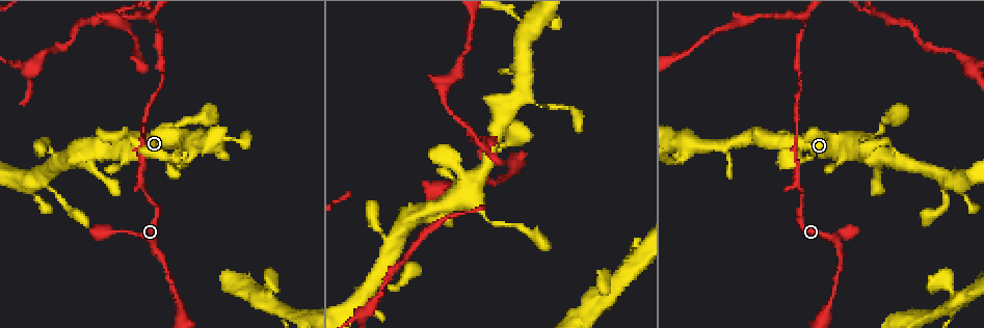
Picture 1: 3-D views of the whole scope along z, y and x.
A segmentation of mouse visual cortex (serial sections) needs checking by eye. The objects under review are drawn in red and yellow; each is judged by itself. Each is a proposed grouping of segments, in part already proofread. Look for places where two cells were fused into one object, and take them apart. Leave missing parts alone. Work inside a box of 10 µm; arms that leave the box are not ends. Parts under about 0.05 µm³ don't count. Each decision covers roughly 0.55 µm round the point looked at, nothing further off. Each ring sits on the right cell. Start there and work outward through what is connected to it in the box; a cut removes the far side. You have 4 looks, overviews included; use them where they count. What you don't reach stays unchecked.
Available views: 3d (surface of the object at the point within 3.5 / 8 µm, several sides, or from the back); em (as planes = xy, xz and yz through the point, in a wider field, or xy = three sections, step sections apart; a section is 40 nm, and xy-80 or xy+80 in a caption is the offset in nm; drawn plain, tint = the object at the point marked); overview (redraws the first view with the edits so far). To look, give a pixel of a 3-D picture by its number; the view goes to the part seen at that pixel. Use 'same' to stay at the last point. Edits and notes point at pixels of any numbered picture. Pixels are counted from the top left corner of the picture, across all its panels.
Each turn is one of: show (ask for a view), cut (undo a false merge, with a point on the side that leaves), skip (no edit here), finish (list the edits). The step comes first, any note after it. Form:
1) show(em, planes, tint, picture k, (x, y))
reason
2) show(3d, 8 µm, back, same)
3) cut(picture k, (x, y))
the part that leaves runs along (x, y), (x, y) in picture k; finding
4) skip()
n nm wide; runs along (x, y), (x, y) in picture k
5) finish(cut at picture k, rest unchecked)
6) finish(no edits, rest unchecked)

show(3d, 3.5 µm, back, picture 1, (67, 204))
thick turns thin

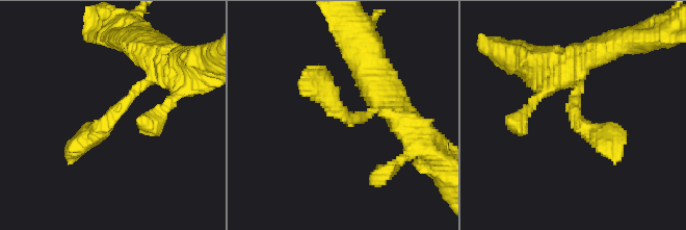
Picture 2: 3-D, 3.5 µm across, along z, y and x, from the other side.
show(em, xy, step 5, tint, picture 2, (579, 118))
arms of 150, 300 nm; now the EM

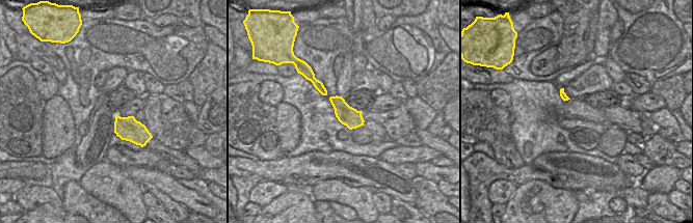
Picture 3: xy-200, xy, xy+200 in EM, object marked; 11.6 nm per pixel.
skip()
one cell here

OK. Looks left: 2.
show(3d, 3.5 µm, picture 1, (473, 139))
thin neck

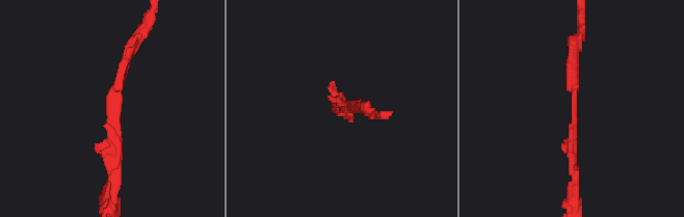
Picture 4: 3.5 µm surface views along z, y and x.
show(em, xy, step 3, tint, picture 4, (574, 105))
arms of 150, 150 nm

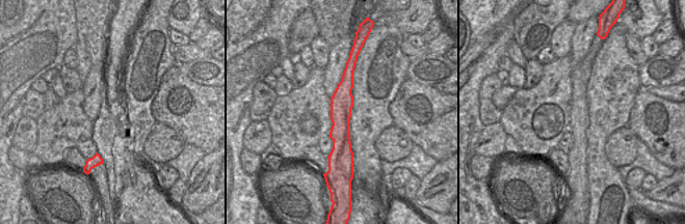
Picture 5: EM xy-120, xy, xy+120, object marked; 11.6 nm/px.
skip()
runs along (114, 174), (108, 98), (133, 44) in picture 4; one cell here

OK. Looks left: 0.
finish(no edits, rest unchecked)

